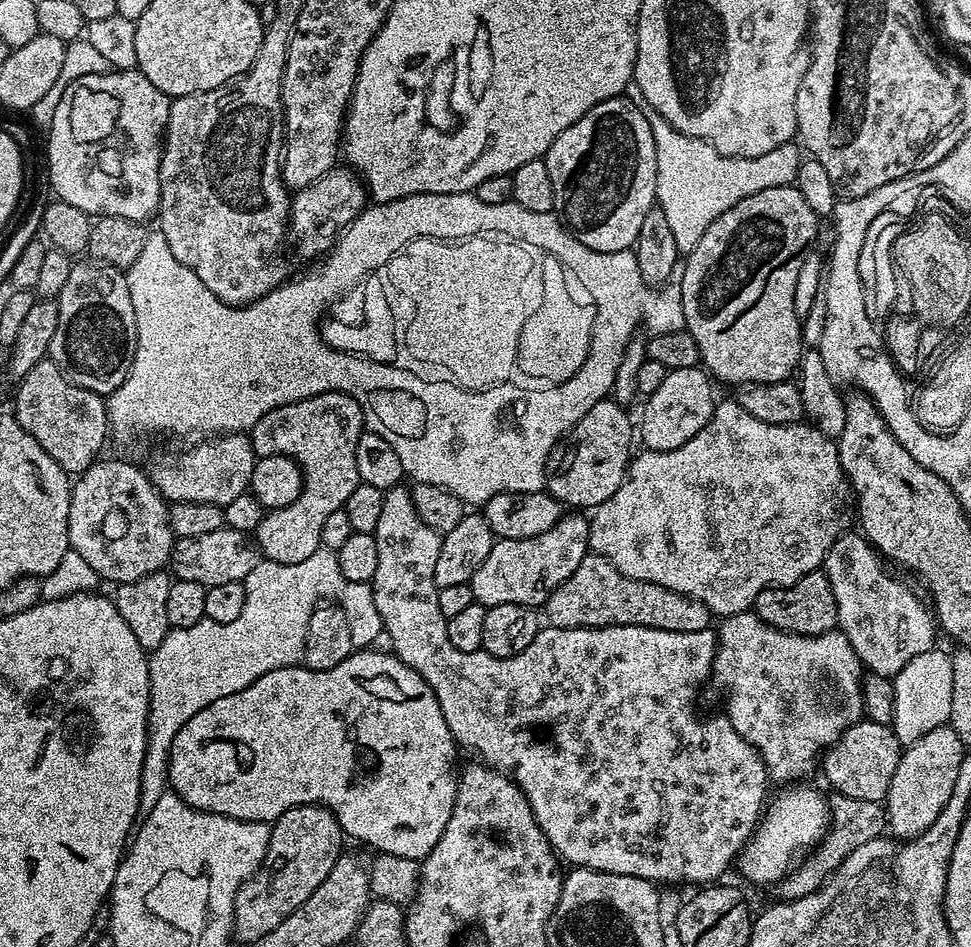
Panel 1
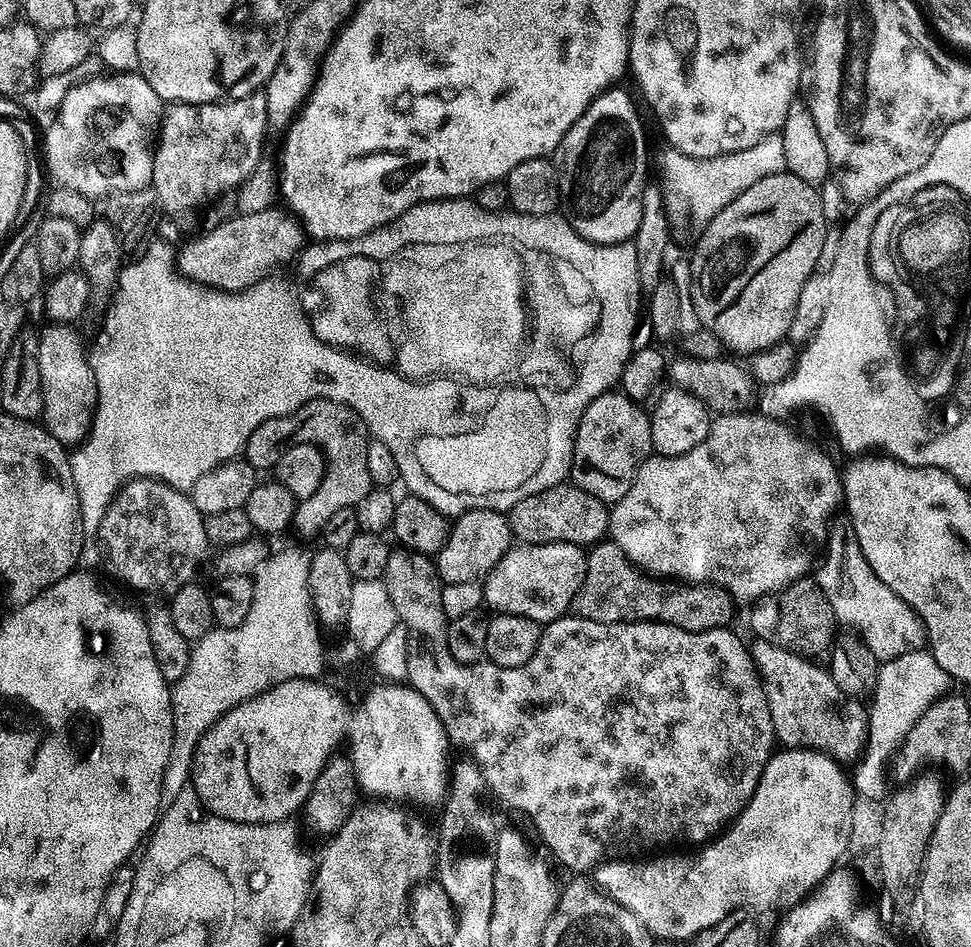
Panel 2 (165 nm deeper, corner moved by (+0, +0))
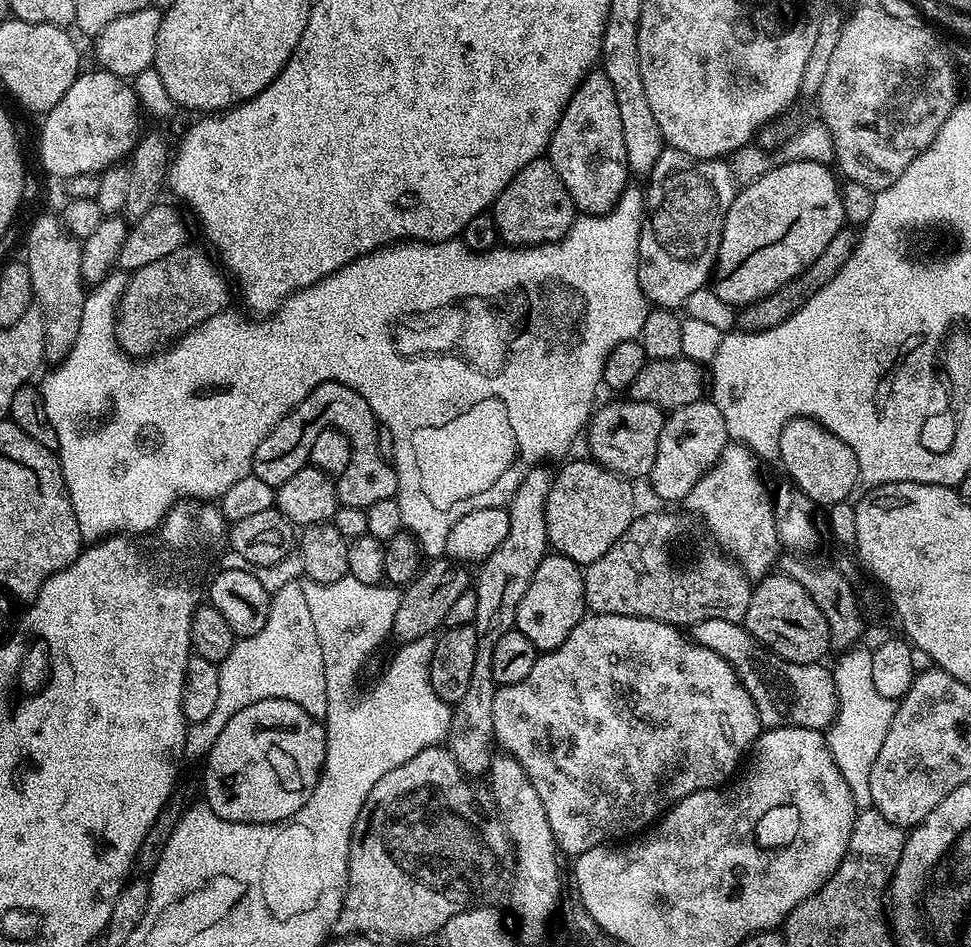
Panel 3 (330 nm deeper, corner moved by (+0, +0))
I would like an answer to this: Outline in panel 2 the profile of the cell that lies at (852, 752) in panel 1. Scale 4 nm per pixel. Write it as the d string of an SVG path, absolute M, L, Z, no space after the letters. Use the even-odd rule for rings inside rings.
M759 638L751 642L752 661L756 663L756 671L760 673L760 680L764 684L766 702L770 706L770 722L774 722L777 741L784 748L813 748L815 752L827 752L837 762L855 761L861 755L868 737L868 713L865 705L857 697L838 690L831 671L824 666L819 668L815 659L776 648Z

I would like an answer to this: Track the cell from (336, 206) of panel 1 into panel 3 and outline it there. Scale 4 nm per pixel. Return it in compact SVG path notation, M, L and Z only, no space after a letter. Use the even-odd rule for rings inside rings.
M188 246L135 269L124 286L122 311L116 321L116 340L120 347L133 358L147 357L160 336L179 338L225 311L229 304L228 280L224 274L225 269L216 265L202 249Z

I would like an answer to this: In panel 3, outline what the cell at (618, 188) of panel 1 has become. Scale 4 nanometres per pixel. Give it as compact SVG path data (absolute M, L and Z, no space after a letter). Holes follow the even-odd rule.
M604 71L589 72L577 86L550 138L546 156L552 161L554 170L558 170L558 178L562 178L581 213L604 216L616 207L624 189L629 187L630 173L618 98L614 98L614 86L610 86L610 78L606 78Z

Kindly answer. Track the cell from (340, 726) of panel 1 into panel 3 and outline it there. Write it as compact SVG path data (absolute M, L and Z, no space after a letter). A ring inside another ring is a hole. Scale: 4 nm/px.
M263 700L238 710L214 738L214 746L203 761L203 799L218 818L235 824L279 824L290 819L310 798L324 768L325 725L314 719L300 704L289 700Z

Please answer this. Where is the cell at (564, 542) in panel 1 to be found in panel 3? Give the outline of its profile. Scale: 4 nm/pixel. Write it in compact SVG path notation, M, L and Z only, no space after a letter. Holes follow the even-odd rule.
M549 554L534 570L534 578L530 578L530 586L526 586L526 594L522 594L522 602L518 602L515 631L526 634L530 642L541 653L553 652L578 626L578 622L586 615L584 603L584 574L581 565L570 558L559 554Z

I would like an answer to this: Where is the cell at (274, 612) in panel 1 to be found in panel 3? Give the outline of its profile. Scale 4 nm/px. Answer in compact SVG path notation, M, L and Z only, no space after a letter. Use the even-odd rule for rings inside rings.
M288 584L271 597L266 626L258 634L237 639L236 644L218 665L218 704L208 718L189 727L184 743L184 760L203 761L214 746L214 738L222 734L222 726L230 722L238 710L263 700L289 700L300 704L306 714L323 721L326 716L326 677L322 651L314 632L313 619L306 606L302 586Z

